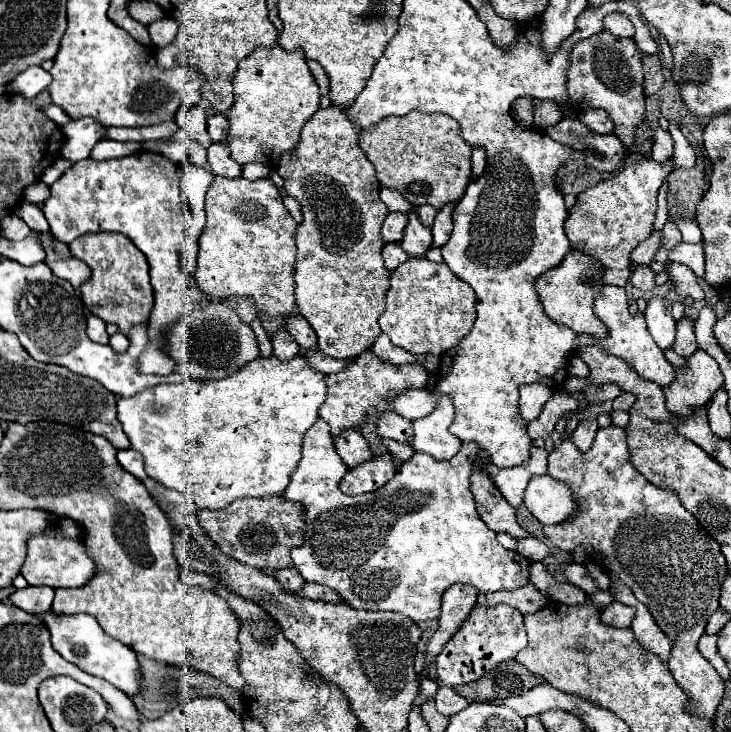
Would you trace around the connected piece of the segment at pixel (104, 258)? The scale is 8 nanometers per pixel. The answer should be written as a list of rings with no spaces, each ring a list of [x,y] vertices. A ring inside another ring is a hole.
[[[87,233],[69,243],[73,257],[91,267],[91,279],[81,285],[81,299],[93,315],[113,323],[129,337],[135,325],[147,325],[153,309],[153,287],[149,283],[149,265],[145,255],[121,233]]]

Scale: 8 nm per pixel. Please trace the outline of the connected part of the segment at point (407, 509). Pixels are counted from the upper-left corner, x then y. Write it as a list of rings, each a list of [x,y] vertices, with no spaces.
[[[317,419],[317,423],[311,429],[307,429],[307,433],[303,437],[303,457],[297,463],[295,471],[291,473],[291,483],[285,489],[285,493],[283,493],[285,499],[303,503],[305,505],[305,511],[307,511],[307,515],[305,515],[305,521],[307,521],[305,543],[301,547],[291,549],[291,559],[293,559],[295,569],[303,575],[305,581],[313,581],[313,583],[327,585],[327,587],[335,589],[355,609],[367,609],[367,611],[397,611],[397,613],[407,615],[415,623],[417,621],[439,619],[439,615],[441,615],[441,595],[443,595],[443,591],[447,587],[451,587],[455,583],[473,585],[479,593],[495,593],[495,591],[501,591],[501,589],[517,589],[517,587],[527,585],[529,583],[529,559],[527,557],[521,559],[521,555],[517,551],[509,551],[509,549],[501,547],[499,541],[497,541],[497,533],[491,531],[491,529],[487,529],[485,523],[477,515],[475,501],[473,501],[473,495],[471,495],[471,471],[473,471],[473,465],[477,461],[477,453],[479,453],[479,449],[477,449],[475,443],[463,443],[461,449],[459,449],[459,453],[451,461],[437,461],[431,455],[415,453],[411,459],[407,459],[407,461],[403,461],[399,465],[395,477],[385,487],[381,487],[381,489],[377,489],[373,493],[359,495],[359,497],[349,497],[349,495],[345,495],[345,493],[339,491],[339,483],[348,471],[348,467],[341,461],[341,457],[335,451],[333,437],[329,433],[329,425],[323,419]]]

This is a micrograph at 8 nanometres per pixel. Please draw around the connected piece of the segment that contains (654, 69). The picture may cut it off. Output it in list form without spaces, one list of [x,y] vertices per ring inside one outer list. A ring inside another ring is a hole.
[[[643,55],[645,67],[645,93],[655,95],[663,87],[663,65],[657,55]]]

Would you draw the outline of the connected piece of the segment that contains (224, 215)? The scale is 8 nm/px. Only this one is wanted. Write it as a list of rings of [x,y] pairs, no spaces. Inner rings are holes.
[[[215,175],[211,187],[205,195],[207,223],[199,237],[199,257],[195,281],[201,291],[213,299],[223,299],[227,295],[245,295],[257,303],[259,315],[287,315],[297,313],[293,299],[293,267],[295,267],[295,229],[297,223],[287,215],[281,203],[279,189],[271,179],[247,181],[243,177],[225,179]]]

